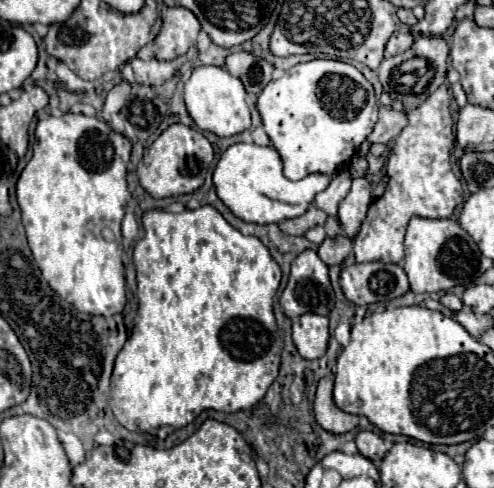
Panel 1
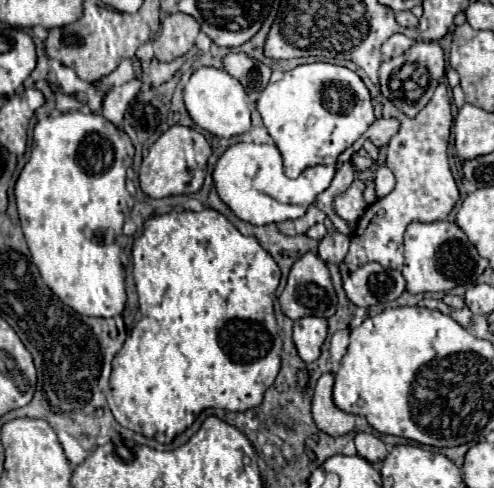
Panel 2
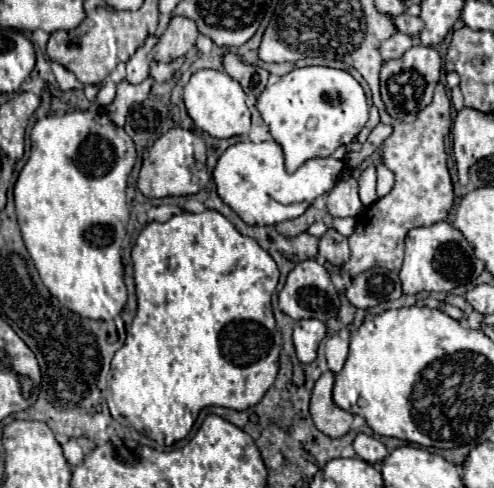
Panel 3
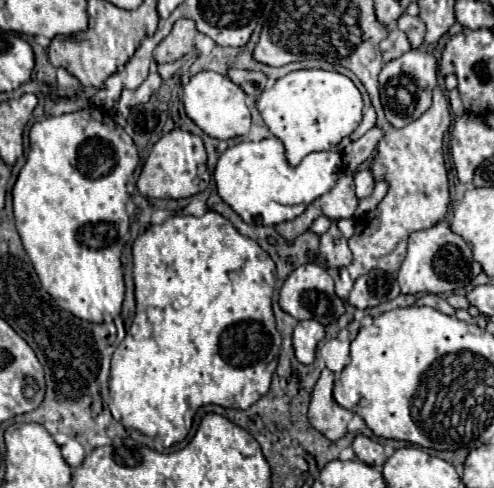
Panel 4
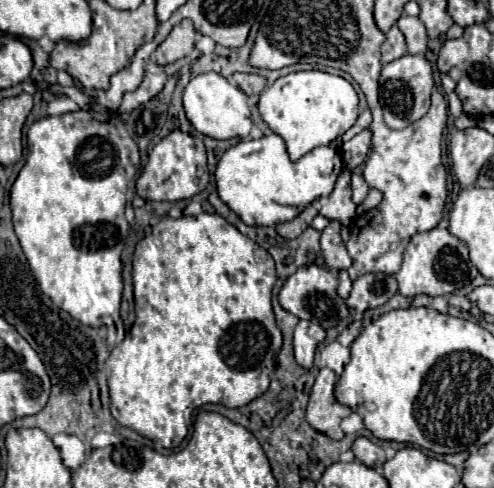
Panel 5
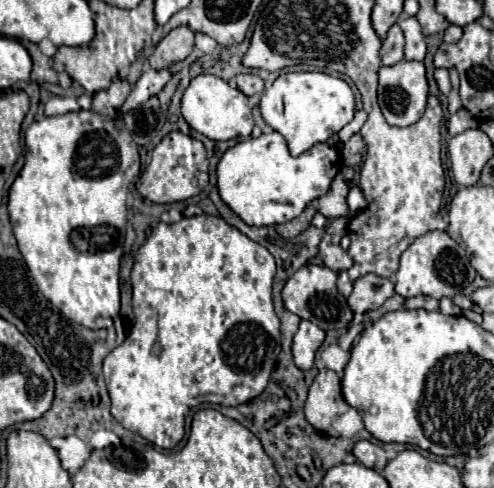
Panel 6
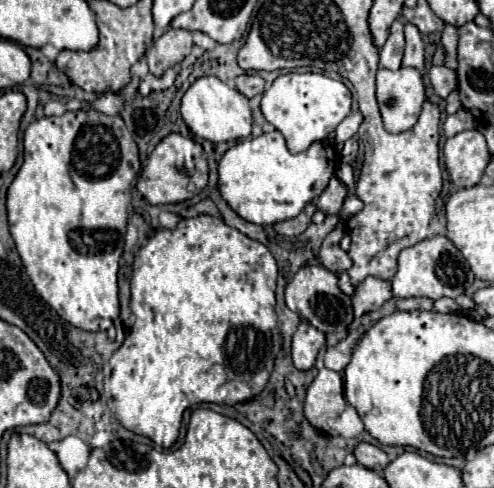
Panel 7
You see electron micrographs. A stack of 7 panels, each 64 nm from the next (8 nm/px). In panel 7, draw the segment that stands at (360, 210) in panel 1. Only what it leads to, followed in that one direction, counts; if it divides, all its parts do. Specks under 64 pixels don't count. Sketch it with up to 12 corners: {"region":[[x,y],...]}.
{"region":[[336,176],[318,196],[324,214],[340,214],[348,188]]}

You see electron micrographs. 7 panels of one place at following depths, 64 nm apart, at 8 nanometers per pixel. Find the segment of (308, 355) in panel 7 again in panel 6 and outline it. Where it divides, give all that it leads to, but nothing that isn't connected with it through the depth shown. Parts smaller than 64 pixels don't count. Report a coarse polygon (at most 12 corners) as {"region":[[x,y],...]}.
{"region":[[302,320],[294,334],[292,356],[300,370],[314,366],[324,330]]}

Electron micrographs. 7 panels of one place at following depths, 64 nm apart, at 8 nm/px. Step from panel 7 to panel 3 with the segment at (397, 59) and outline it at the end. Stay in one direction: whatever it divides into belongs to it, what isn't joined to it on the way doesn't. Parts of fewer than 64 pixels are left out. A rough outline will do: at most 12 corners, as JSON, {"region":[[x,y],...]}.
{"region":[[396,32],[380,44],[384,60],[400,58],[412,38]]}

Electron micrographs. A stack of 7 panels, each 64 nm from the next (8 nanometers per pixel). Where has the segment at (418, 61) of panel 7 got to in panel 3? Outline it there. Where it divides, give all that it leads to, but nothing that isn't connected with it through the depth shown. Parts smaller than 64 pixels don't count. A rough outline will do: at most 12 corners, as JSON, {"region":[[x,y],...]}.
{"region":[[400,14],[394,24],[400,32],[416,38],[424,22],[410,14]]}

